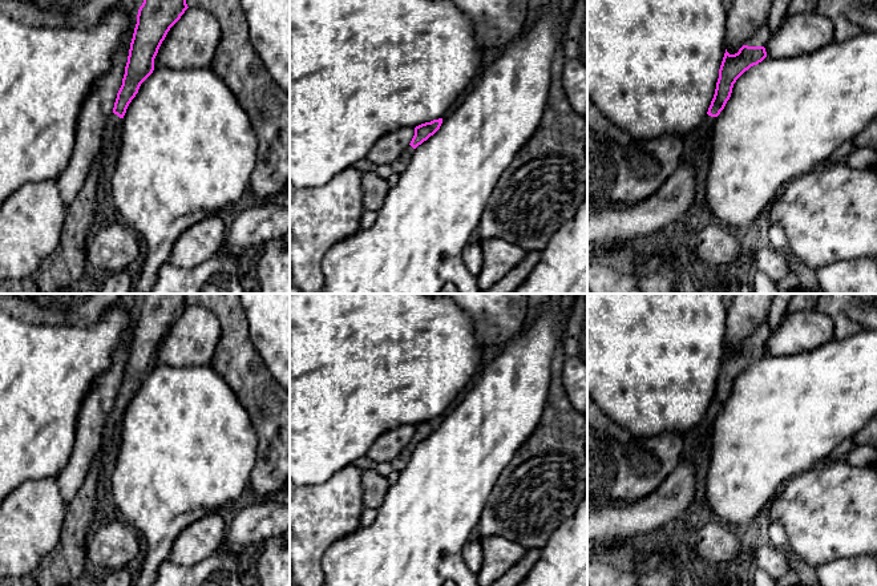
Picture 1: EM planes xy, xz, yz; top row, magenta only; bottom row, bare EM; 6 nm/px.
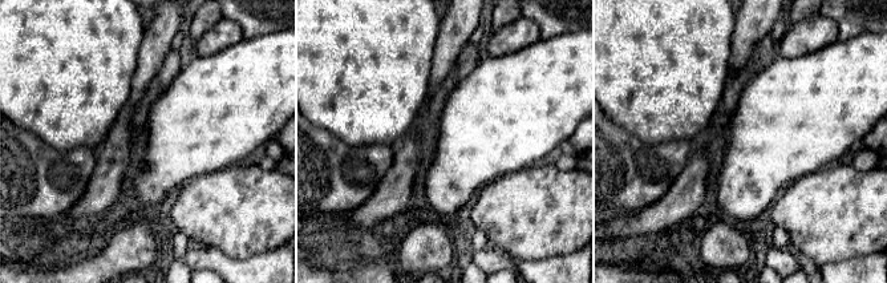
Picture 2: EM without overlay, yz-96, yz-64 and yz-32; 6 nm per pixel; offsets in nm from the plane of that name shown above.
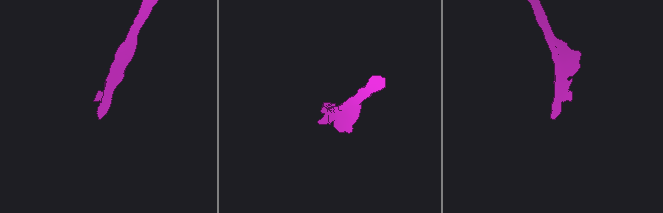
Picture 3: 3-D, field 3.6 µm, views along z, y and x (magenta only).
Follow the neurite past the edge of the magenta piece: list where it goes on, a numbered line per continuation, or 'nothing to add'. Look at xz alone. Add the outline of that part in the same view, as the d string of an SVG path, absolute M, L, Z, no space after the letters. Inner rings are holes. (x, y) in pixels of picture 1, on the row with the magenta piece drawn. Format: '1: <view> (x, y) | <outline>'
1: xz (399, 165) | M408 145L404 151L393 161L391 162L391 169L393 173L400 174L405 170L405 167L408 166L408 162L413 154L415 149Z

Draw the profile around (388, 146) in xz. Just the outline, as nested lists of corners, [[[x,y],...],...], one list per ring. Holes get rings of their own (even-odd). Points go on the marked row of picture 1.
[[[404,126],[383,134],[369,149],[367,159],[377,165],[391,165],[411,144],[415,128]]]

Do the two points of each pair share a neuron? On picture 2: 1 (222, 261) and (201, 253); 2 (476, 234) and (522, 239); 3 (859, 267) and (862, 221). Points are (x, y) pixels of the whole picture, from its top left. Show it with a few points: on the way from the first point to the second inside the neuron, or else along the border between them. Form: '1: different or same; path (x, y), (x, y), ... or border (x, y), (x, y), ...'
1: same; path (217, 261), (206, 257)
2: different; border (472, 227), (481, 229), (491, 245)
3: different; border (873, 253), (865, 257), (851, 257), (829, 263)

